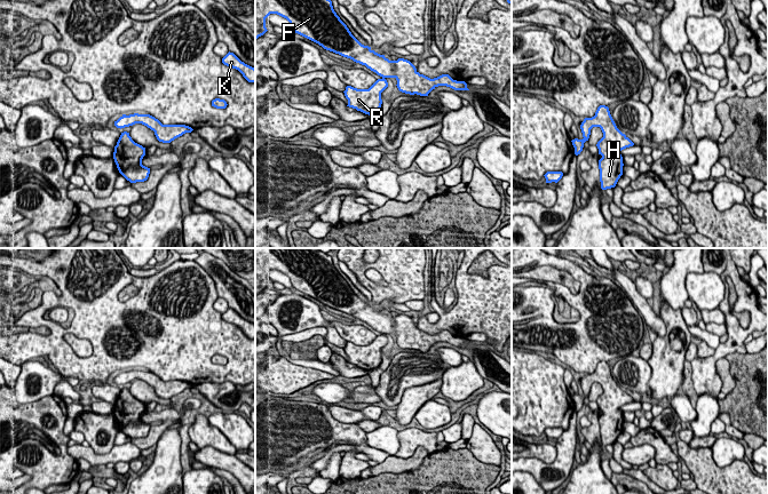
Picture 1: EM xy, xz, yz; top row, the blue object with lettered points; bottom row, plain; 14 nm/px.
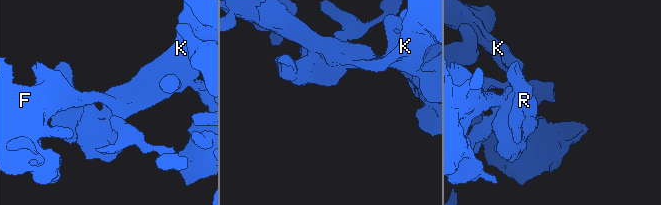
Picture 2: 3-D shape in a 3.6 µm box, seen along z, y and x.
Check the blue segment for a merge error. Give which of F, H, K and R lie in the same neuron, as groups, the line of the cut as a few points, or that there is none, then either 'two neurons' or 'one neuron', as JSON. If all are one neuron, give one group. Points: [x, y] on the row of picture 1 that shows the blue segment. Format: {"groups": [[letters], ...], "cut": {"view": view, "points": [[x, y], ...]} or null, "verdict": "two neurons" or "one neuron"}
{"groups": [["F", "H", "K", "R"]], "cut": null, "verdict": "one neuron"}

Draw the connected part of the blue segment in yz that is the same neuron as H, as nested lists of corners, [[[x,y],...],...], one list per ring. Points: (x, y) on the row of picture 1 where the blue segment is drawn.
[[[600,105],[595,115],[585,118],[580,125],[584,138],[575,138],[571,141],[576,156],[583,151],[584,143],[588,141],[593,127],[600,127],[603,133],[603,137],[596,144],[599,154],[602,156],[599,160],[601,189],[611,189],[616,186],[623,175],[624,164],[620,151],[633,146],[634,143],[617,128],[609,107]]]

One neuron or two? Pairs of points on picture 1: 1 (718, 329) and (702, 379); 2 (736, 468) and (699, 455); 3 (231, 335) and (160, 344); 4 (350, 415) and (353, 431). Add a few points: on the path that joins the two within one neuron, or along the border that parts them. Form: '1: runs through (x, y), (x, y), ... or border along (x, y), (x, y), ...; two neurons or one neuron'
1: border along (725, 323), (727, 333); two neurons
2: runs through (727, 471), (715, 471), (709, 464); one neuron
3: runs through (214, 335), (177, 335); one neuron
4: border along (329, 407), (335, 419), (354, 422), (365, 432); two neurons

